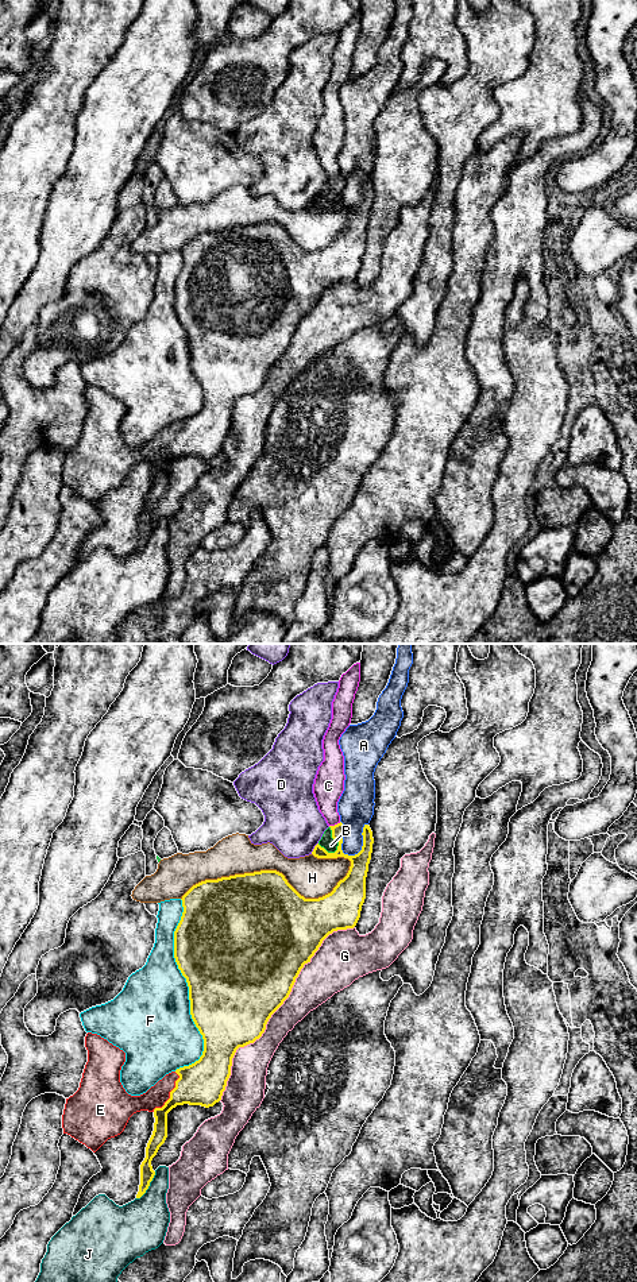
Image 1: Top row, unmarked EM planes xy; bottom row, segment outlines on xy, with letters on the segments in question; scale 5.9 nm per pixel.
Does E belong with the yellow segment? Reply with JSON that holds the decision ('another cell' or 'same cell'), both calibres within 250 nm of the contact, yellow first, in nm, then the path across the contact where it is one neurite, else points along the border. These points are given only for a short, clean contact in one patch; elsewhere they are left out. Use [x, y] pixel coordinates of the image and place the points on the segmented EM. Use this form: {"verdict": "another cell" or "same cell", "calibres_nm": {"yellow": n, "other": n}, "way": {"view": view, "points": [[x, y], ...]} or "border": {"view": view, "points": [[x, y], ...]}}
{"verdict": "same cell", "calibres_nm": {"yellow": 260, "other": 130}}

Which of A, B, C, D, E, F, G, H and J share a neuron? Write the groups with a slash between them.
A / B / C / D / E / F / G / H / J

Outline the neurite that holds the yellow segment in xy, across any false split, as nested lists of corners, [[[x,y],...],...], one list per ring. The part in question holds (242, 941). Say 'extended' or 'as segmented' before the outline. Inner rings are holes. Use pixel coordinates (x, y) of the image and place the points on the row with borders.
extended; [[[340,822],[329,827],[332,838],[339,842],[337,850],[328,853],[317,843],[312,854],[317,858],[344,857],[351,861],[351,866],[333,891],[323,897],[305,899],[277,870],[205,880],[182,896],[184,912],[174,931],[174,958],[186,978],[190,1015],[204,1039],[204,1051],[198,1061],[166,1074],[146,1093],[131,1096],[120,1082],[126,1053],[97,1034],[86,1034],[88,1062],[78,1090],[66,1098],[63,1134],[96,1152],[108,1139],[124,1131],[134,1113],[153,1112],[154,1131],[140,1165],[136,1198],[146,1193],[155,1175],[151,1161],[167,1138],[167,1113],[177,1105],[209,1108],[219,1103],[231,1076],[236,1050],[262,1036],[269,1019],[289,997],[301,969],[310,962],[323,941],[333,931],[356,926],[366,899],[372,831],[364,825],[362,850],[348,856],[341,850],[344,825]]]

